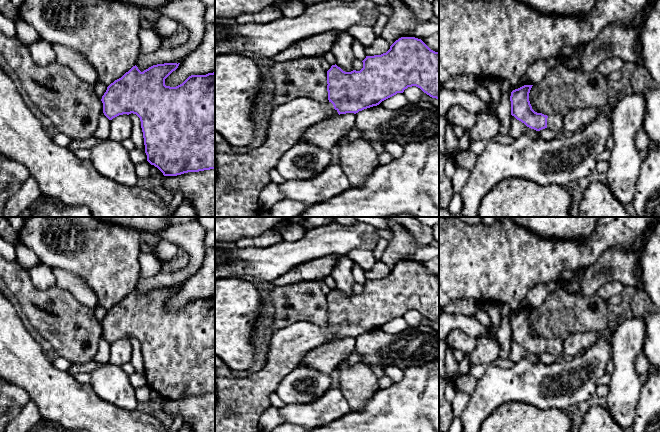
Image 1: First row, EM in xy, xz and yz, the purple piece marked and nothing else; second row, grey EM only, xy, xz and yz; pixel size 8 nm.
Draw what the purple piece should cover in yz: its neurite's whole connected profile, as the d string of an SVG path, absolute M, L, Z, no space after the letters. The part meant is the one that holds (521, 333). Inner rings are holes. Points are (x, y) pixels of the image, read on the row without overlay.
M524 309L511 316L511 339L536 355L548 352L558 358L564 358L562 340L555 338L547 340L532 333L529 325L532 310Z

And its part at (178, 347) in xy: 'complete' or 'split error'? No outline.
complete

